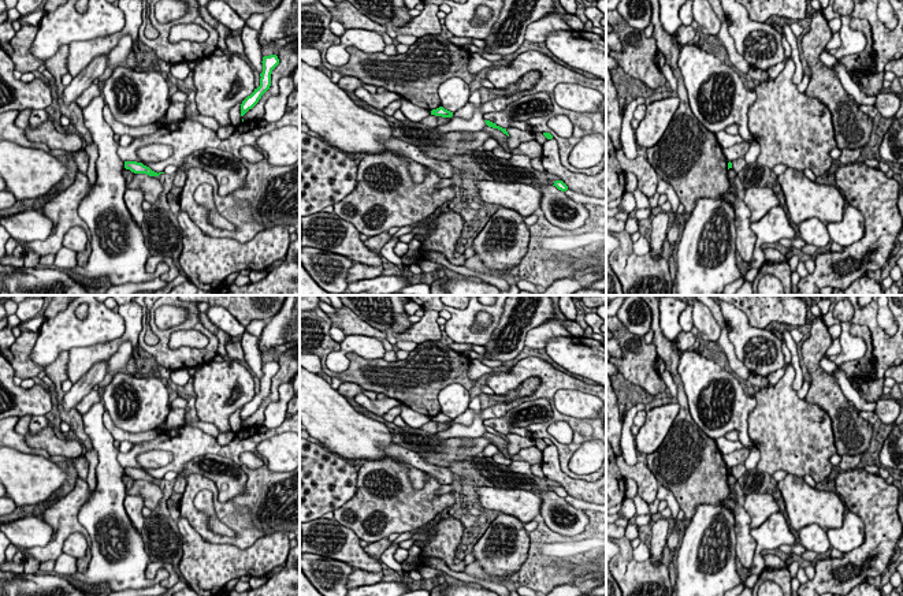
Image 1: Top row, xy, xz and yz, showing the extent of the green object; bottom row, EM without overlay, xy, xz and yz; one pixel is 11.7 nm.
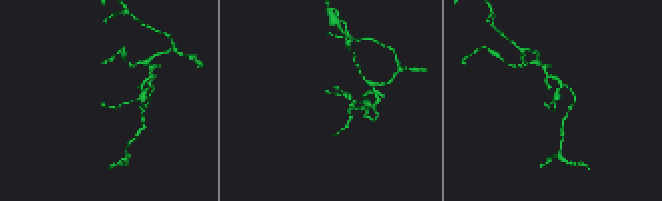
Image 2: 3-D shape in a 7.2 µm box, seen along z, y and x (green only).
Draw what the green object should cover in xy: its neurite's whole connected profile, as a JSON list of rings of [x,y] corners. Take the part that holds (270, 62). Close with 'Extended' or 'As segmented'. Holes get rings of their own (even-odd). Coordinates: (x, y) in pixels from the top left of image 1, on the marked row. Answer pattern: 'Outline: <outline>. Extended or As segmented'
Outline: [[[270,55],[263,57],[263,72],[260,74],[260,86],[254,89],[254,92],[248,96],[241,104],[241,116],[244,116],[249,109],[252,109],[261,96],[270,89],[271,86],[271,74],[272,70],[279,64],[279,59],[276,55]]]. As segmented

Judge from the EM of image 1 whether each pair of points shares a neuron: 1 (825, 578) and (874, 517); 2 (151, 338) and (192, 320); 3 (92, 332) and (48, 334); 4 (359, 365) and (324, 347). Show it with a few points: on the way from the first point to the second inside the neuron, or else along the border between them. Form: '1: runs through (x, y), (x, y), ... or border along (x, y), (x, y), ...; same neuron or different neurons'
1: runs through (839, 565), (855, 561), (874, 542), (874, 536); same neuron
2: border along (148, 324), (158, 338), (156, 345); different neurons
3: runs through (81, 332), (59, 334); same neuron
4: runs through (345, 375), (331, 375), (324, 368), (323, 361); same neuron

